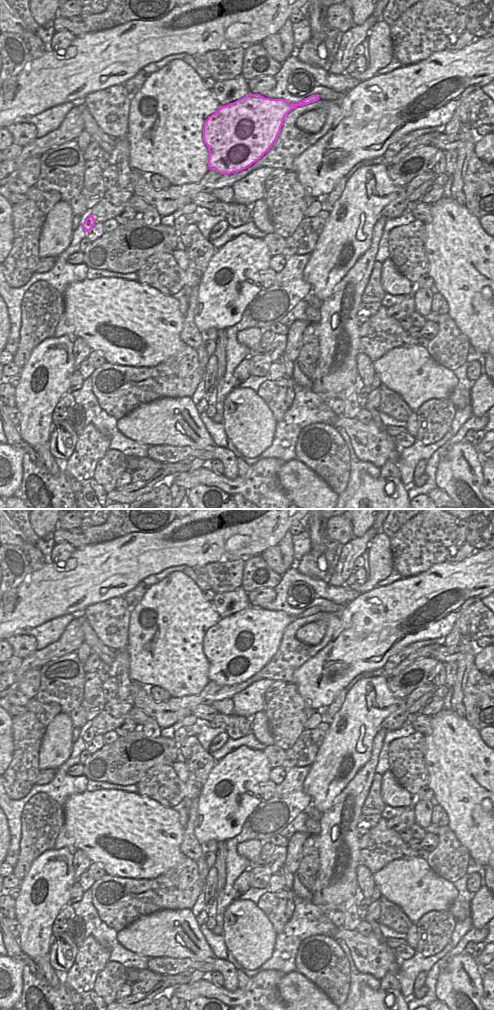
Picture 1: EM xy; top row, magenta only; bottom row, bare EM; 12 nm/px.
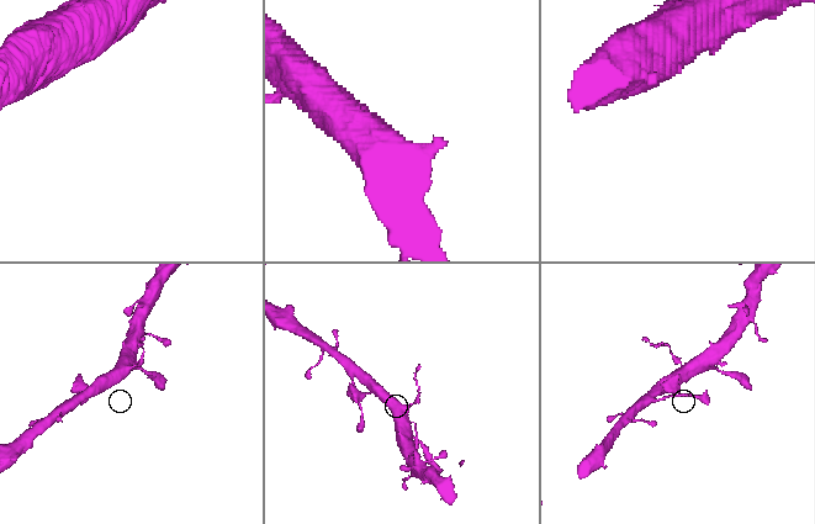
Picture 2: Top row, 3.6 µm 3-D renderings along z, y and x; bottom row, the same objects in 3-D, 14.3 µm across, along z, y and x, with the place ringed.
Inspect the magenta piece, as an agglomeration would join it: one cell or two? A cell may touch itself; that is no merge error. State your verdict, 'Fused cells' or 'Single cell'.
Fused cells.

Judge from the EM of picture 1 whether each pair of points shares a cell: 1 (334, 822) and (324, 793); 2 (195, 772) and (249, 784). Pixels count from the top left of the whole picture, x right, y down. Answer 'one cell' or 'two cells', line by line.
1: two cells
2: two cells

